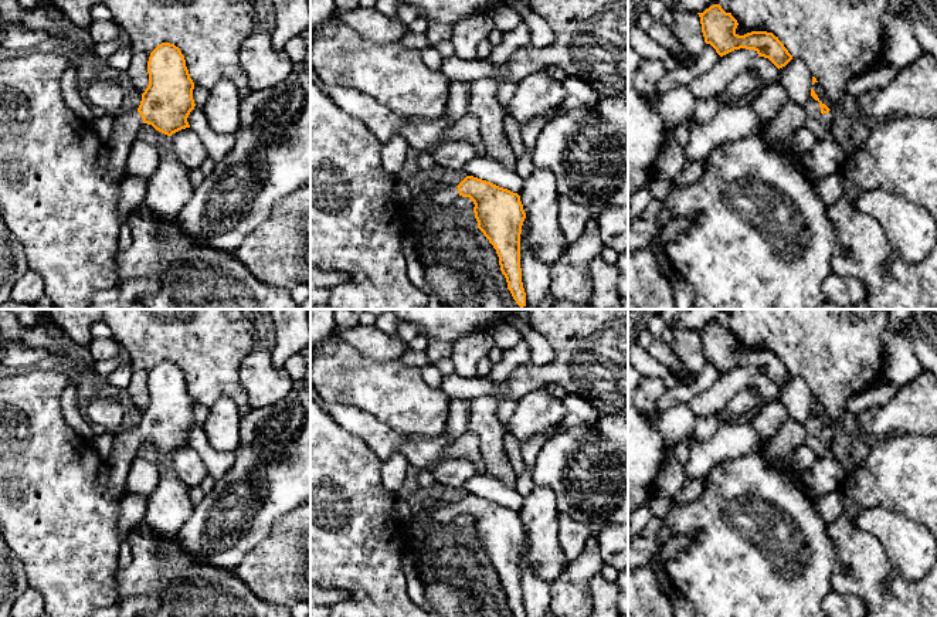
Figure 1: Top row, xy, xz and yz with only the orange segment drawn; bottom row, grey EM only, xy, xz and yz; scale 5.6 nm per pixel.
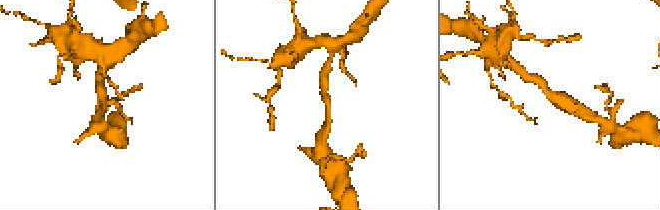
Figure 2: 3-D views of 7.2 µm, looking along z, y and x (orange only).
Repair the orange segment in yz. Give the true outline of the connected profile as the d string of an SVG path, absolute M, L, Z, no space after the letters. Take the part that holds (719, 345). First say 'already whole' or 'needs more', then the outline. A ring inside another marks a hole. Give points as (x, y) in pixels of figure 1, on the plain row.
already whole | M713 322L697 332L705 360L710 362L720 374L740 366L754 367L758 374L768 376L778 387L792 377L792 373L773 350L751 349L739 353L736 350L737 338L720 322Z

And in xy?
needs more | M170 360L159 362L147 379L149 403L138 427L125 426L113 437L113 448L106 462L111 475L111 494L122 498L132 461L143 441L172 454L190 445L187 435L194 427L194 400L180 366Z

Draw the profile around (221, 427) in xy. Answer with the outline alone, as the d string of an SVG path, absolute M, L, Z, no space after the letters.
M220 397L210 406L203 430L213 450L218 452L235 451L240 444L238 404L228 397Z

